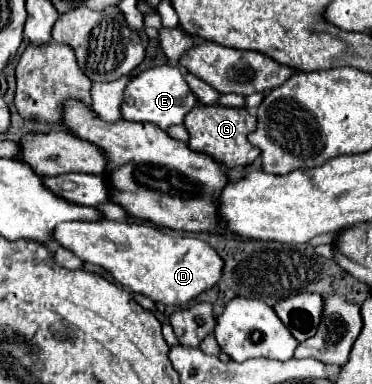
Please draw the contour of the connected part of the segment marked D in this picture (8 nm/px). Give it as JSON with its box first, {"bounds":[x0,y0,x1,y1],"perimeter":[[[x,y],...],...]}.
{"bounds":[53,220,221,306],"perimeter":[[[77,220],[57,224],[53,240],[71,250],[83,262],[97,264],[133,294],[143,294],[153,302],[183,306],[221,278],[221,258],[203,240],[185,234],[167,234],[151,224],[127,220]]]}

